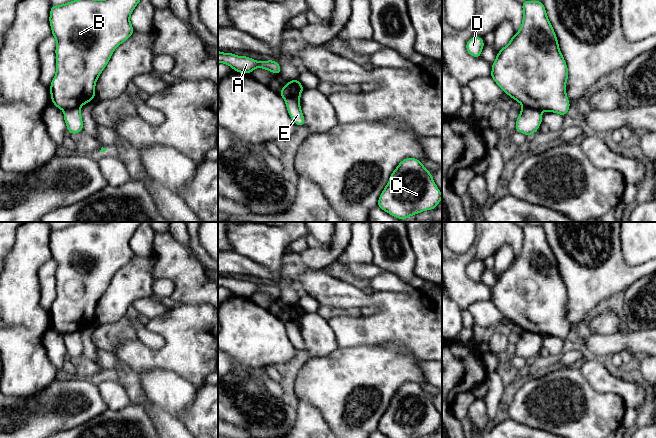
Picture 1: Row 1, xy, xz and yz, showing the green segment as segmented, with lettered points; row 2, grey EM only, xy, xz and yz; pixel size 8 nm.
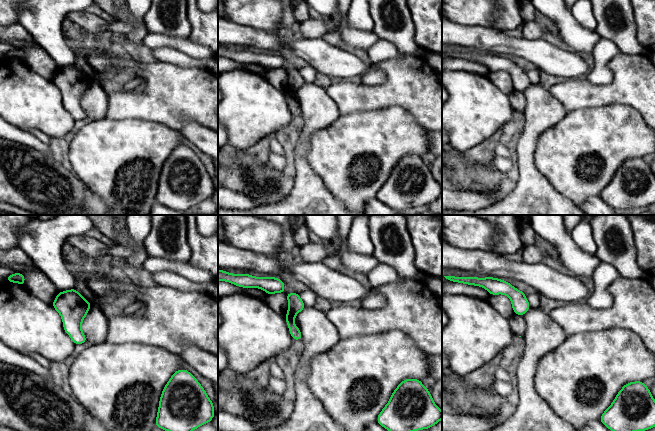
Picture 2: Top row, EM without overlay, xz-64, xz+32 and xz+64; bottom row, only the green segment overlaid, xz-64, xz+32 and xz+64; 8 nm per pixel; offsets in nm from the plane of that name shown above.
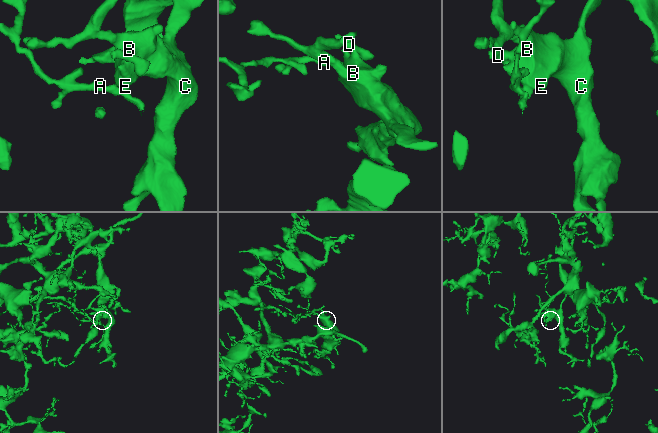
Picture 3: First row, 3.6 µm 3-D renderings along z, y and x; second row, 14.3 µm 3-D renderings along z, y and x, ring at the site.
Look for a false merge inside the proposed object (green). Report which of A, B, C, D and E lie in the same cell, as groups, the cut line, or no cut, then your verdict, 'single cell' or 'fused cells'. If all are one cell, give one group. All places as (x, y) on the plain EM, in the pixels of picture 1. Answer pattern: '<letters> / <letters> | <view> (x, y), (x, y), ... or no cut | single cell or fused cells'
A / B C D E | yz (523, 330), (539, 335) | fused cells

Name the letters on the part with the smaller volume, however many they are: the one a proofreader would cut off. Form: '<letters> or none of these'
A

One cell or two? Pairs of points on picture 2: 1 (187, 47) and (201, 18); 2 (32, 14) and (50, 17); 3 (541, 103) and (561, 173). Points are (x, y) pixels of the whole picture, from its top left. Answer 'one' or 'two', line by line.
1: two
2: one
3: two

